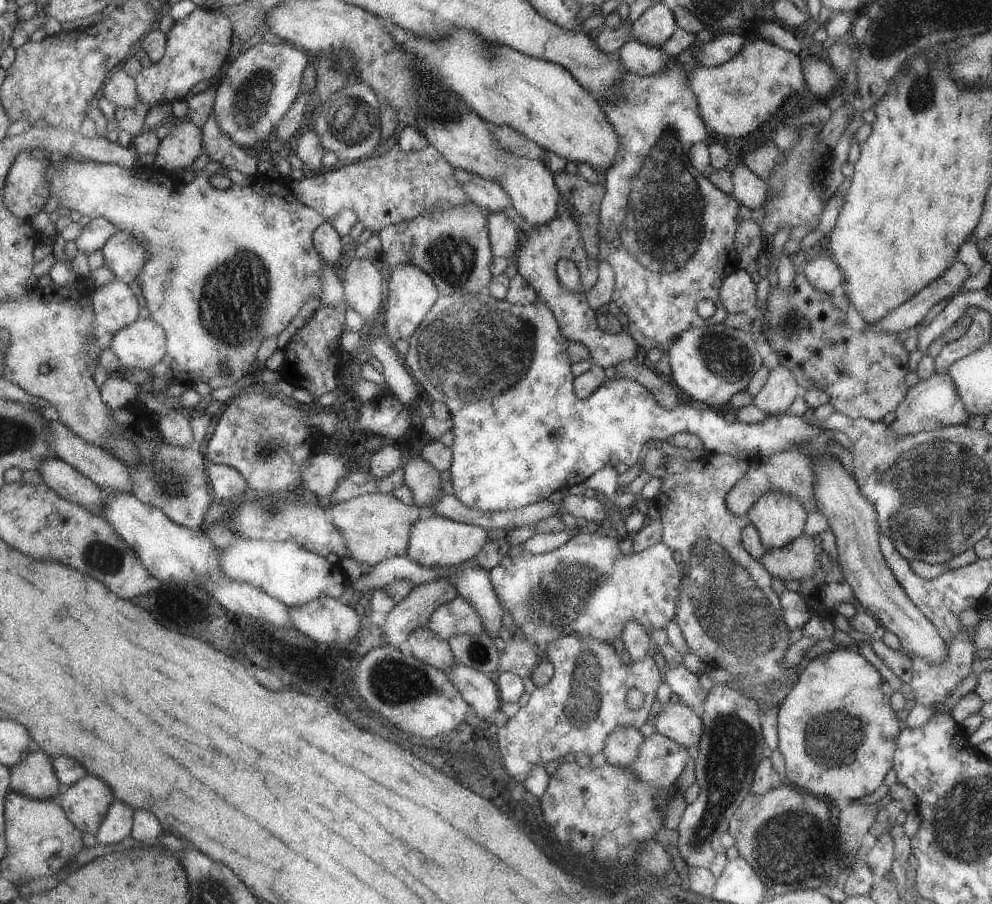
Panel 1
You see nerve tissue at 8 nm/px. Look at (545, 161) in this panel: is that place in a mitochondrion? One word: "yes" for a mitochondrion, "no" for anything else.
no

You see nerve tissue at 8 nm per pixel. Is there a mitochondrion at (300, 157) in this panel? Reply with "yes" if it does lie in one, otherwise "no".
no

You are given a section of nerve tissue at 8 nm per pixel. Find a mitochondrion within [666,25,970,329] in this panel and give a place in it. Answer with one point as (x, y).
(922, 86)

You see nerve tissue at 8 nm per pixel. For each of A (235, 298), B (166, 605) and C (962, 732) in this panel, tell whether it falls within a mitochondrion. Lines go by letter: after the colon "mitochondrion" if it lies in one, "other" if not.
A: mitochondrion
B: other
C: other

